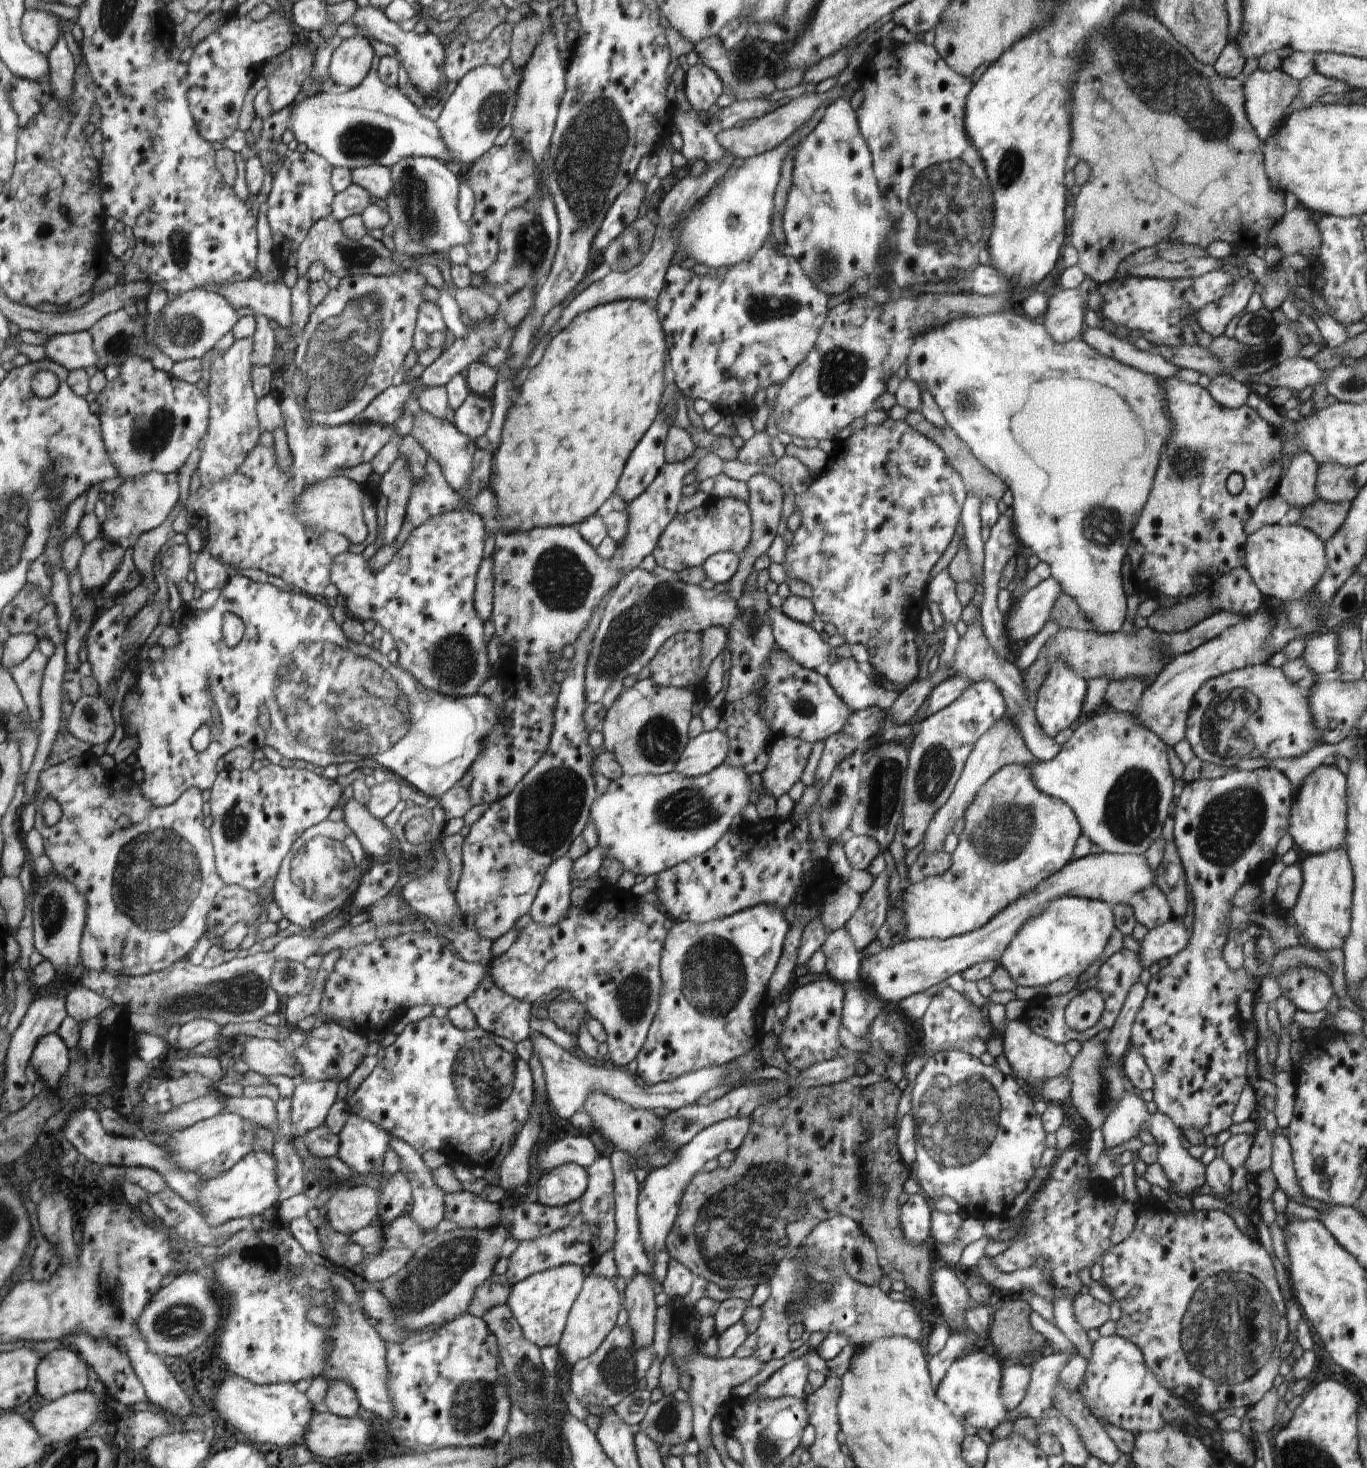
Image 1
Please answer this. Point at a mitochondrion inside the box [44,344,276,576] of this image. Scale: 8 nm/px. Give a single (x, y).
(147, 436)

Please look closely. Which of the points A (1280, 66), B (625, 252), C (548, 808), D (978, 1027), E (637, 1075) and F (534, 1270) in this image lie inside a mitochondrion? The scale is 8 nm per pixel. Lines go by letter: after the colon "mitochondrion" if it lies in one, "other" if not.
A: other
B: mitochondrion
C: mitochondrion
D: other
E: other
F: other

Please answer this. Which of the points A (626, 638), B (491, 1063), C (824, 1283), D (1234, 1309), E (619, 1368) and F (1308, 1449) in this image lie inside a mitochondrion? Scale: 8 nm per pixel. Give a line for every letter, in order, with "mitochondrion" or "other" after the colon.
A: mitochondrion
B: mitochondrion
C: mitochondrion
D: mitochondrion
E: mitochondrion
F: mitochondrion

